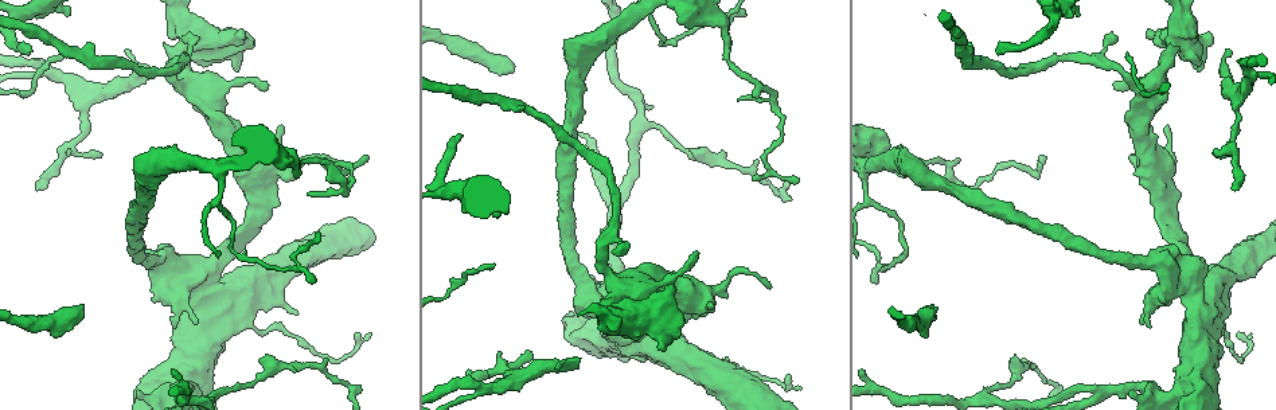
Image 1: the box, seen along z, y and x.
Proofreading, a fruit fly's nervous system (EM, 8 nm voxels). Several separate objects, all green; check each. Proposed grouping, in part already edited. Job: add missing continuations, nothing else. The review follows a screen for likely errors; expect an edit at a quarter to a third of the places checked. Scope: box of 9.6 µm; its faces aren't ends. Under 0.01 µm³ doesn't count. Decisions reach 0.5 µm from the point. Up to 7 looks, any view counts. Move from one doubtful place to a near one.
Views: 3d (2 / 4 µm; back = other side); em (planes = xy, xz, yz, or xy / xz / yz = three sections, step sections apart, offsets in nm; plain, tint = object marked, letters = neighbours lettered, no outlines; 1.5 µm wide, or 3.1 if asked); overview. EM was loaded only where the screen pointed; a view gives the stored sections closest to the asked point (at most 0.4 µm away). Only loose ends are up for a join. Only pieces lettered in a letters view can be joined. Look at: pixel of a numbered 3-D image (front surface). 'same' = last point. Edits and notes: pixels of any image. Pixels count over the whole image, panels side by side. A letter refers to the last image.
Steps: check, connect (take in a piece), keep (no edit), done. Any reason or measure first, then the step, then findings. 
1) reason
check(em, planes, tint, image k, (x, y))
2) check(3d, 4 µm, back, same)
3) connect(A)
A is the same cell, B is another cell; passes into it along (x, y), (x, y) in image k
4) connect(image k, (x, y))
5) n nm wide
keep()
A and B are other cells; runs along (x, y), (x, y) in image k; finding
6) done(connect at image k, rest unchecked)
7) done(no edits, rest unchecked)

check(em, 3.1 µm, xz, step 8, letters, image 1, (680, 24))

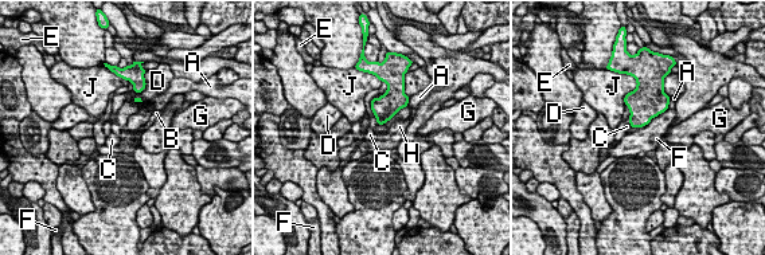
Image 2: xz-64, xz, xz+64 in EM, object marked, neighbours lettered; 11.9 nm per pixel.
keep()
A, B, C, D, E, F, G, H and J are other cells; border along (668, 109), (640, 128) in image 2; no lettered piece goes on from it

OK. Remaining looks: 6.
tapers out
check(3d, 2 µm, image 1, (795, 182))

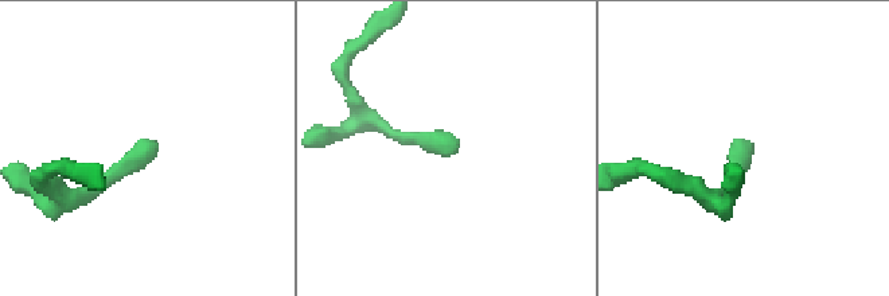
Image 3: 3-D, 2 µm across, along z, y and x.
check(em, planes, letters, image 3, (743, 141))

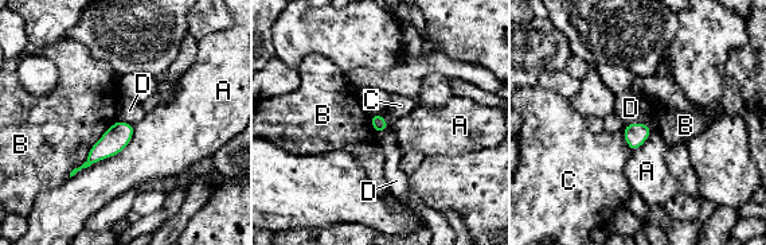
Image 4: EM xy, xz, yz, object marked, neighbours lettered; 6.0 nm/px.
A touches over 500 nm
keep()
A, B, C and D are other cells; border along (626, 124), (644, 123), (652, 128) in image 4; no lettered piece goes on from it

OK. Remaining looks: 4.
an open end
check(3d, 4 µm, image 1, (463, 136))

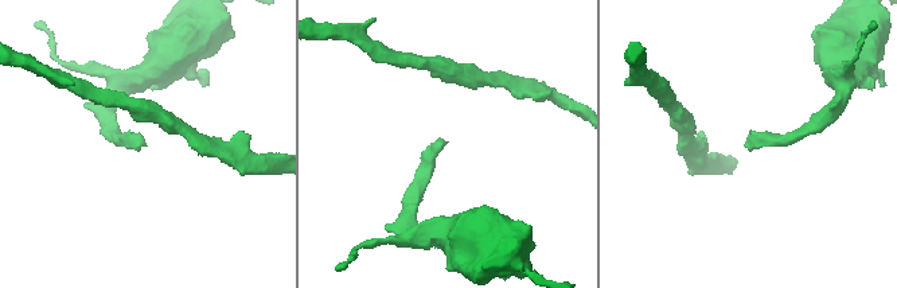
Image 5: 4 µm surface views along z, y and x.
check(em, xy, step 4, tint, image 5, (747, 146))

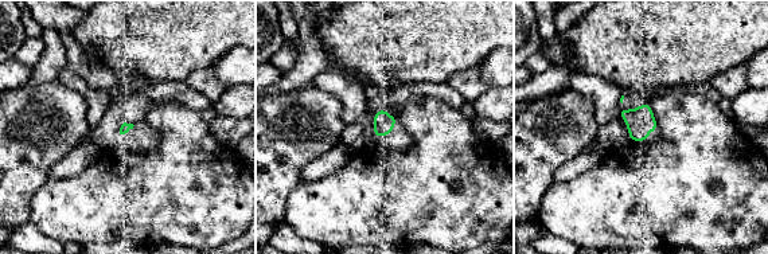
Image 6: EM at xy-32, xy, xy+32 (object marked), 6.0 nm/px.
another direction
check(em, planes, letters, same)

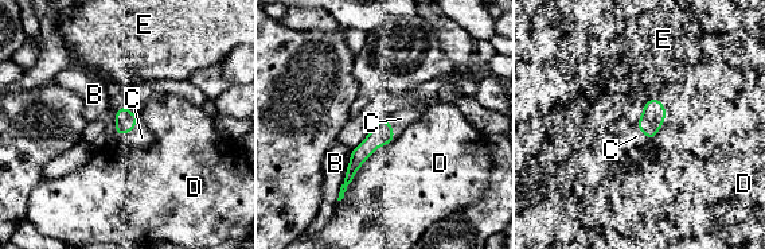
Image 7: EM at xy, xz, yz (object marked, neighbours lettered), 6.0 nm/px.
130 nm wide
connect(C)
C is the same cell, B, D and E are other cells; the neuron continues

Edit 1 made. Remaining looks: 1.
done(connect at image 7, rest unchecked)

